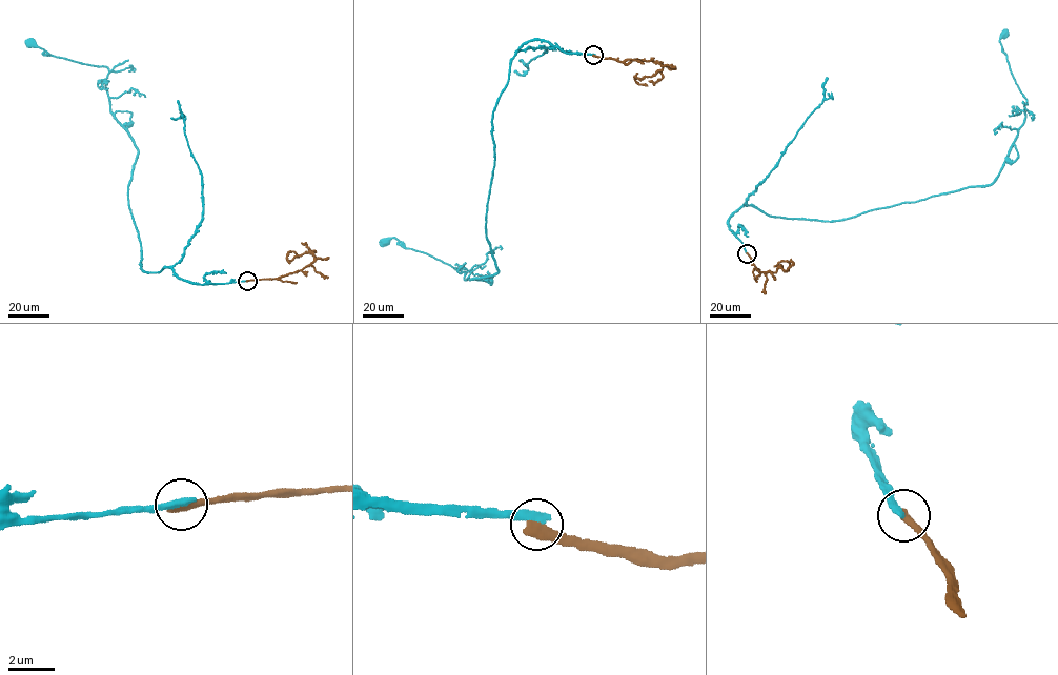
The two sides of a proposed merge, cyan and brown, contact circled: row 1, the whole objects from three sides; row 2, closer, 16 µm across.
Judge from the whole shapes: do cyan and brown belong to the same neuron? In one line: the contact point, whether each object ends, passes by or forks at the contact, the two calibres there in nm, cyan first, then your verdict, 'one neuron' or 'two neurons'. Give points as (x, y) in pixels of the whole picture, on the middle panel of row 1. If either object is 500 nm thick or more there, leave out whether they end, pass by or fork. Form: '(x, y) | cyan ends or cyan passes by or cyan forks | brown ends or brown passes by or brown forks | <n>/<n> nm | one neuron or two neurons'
(593, 55) | 360/500 nm | two neurons

